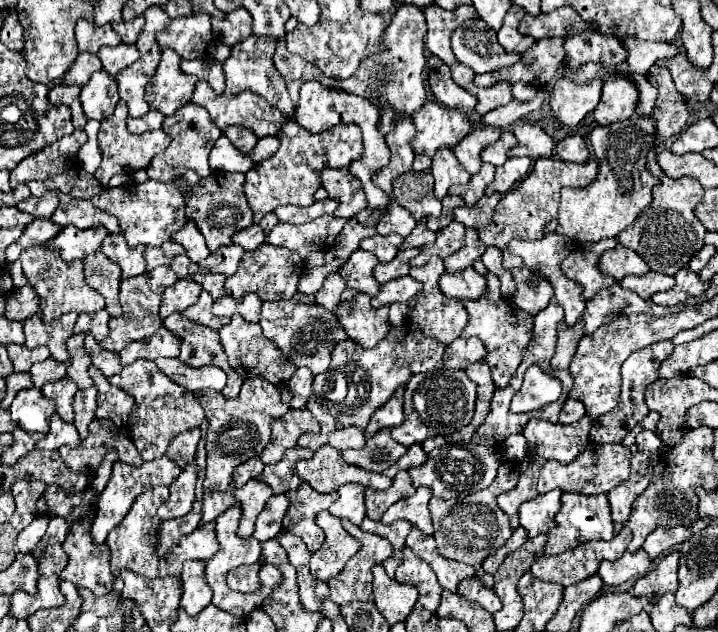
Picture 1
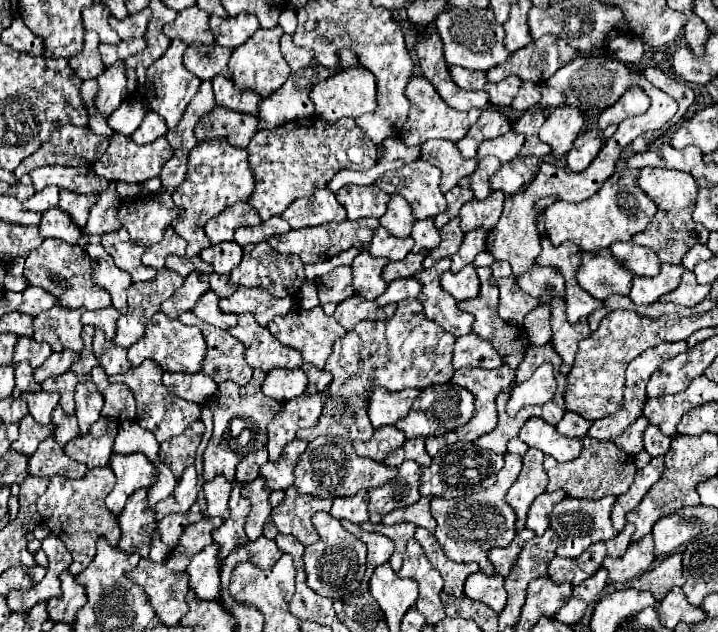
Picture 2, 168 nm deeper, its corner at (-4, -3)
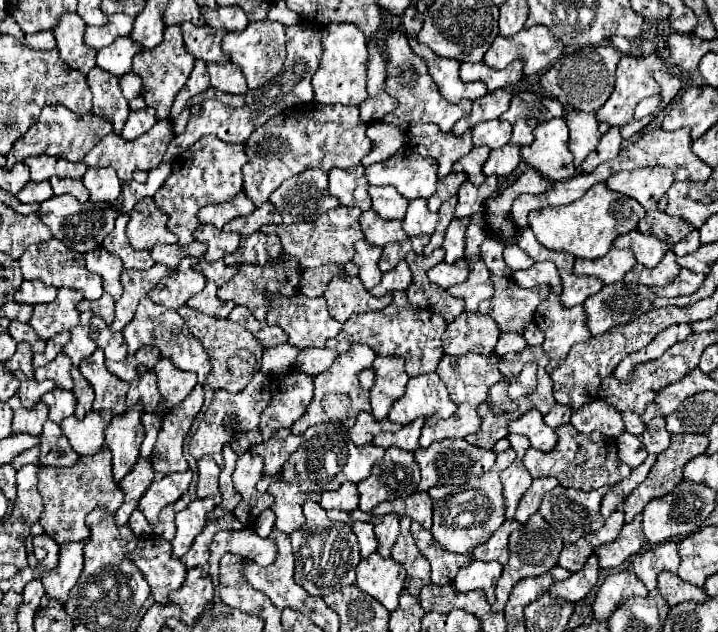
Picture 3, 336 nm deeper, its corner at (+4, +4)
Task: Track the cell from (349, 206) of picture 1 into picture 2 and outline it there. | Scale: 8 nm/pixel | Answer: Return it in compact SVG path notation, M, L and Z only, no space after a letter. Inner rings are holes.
M376 184L370 186L344 186L336 192L338 202L346 208L348 220L360 220L360 218L380 218L386 212L386 204L390 196L376 188Z

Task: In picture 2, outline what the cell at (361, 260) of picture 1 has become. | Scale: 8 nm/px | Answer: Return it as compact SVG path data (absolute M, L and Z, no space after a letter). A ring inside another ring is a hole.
M368 250L360 252L352 262L354 290L360 292L366 300L376 300L388 286L382 280L382 268L386 264L388 264L386 258L376 258Z

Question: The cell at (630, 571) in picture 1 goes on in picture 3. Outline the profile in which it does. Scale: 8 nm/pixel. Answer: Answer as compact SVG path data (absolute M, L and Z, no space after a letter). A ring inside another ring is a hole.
M636 515L632 523L626 523L622 527L620 535L616 537L616 541L596 547L596 557L598 557L602 569L618 567L628 557L632 557L632 555L636 555L636 553L642 551L642 547L646 545L646 539L644 539L642 523L640 521L642 521L642 517Z

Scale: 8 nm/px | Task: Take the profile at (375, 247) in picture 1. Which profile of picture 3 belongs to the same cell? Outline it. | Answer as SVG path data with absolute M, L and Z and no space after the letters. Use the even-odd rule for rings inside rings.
M364 211L360 215L360 225L366 235L366 241L374 247L386 247L392 241L406 241L408 235L402 229L402 221L386 221L378 217L376 211Z

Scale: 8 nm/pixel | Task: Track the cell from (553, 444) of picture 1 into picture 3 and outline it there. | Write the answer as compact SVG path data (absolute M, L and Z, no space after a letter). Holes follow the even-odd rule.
M530 409L528 413L524 413L522 417L514 419L510 425L508 425L510 433L520 433L520 435L526 435L532 443L534 449L538 451L552 451L558 443L558 437L556 437L556 431L550 429L544 419L542 419L542 413L538 409Z

